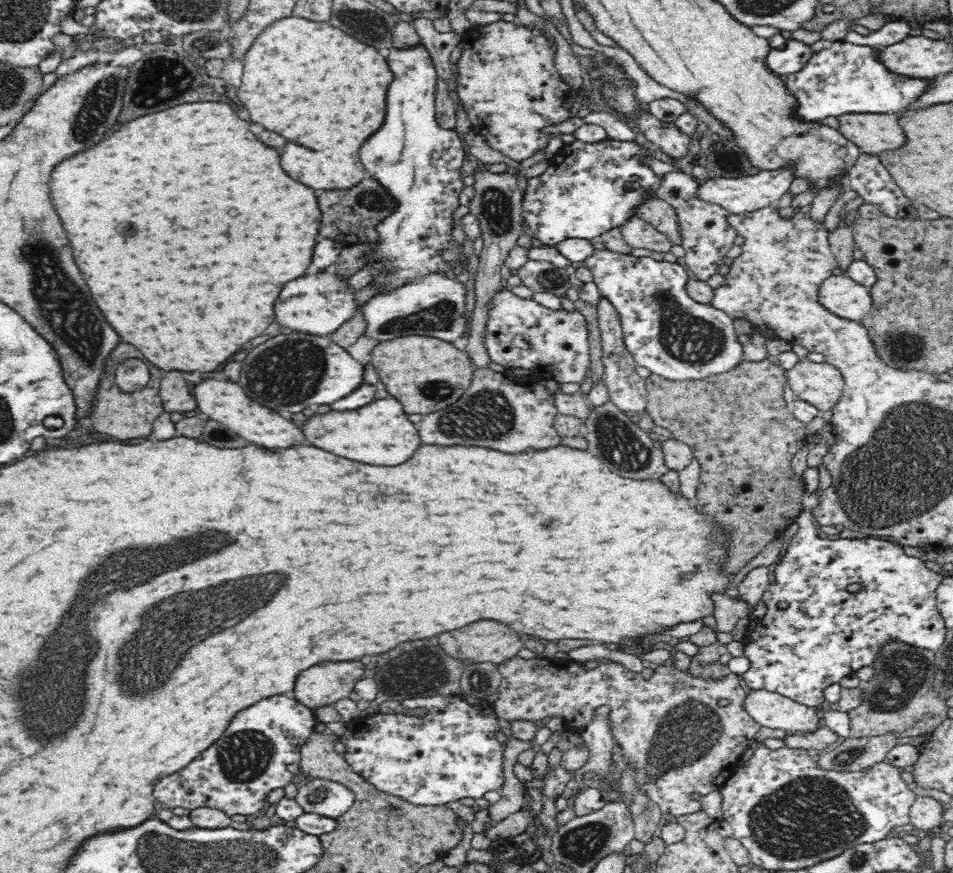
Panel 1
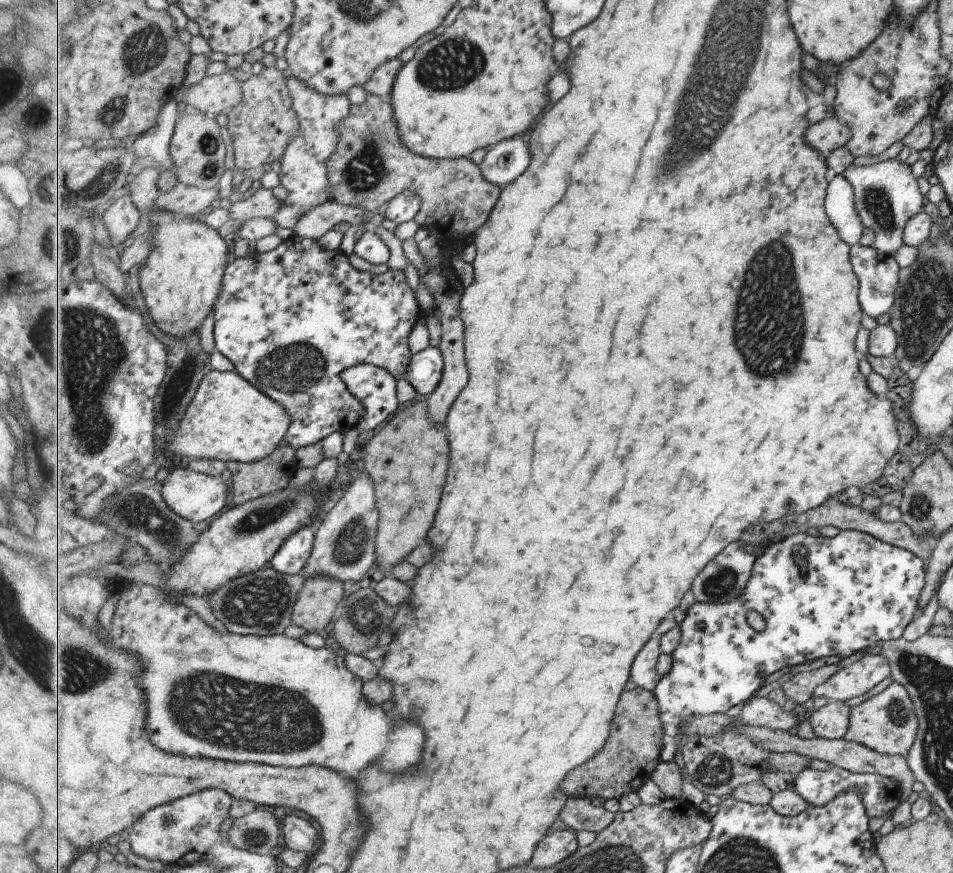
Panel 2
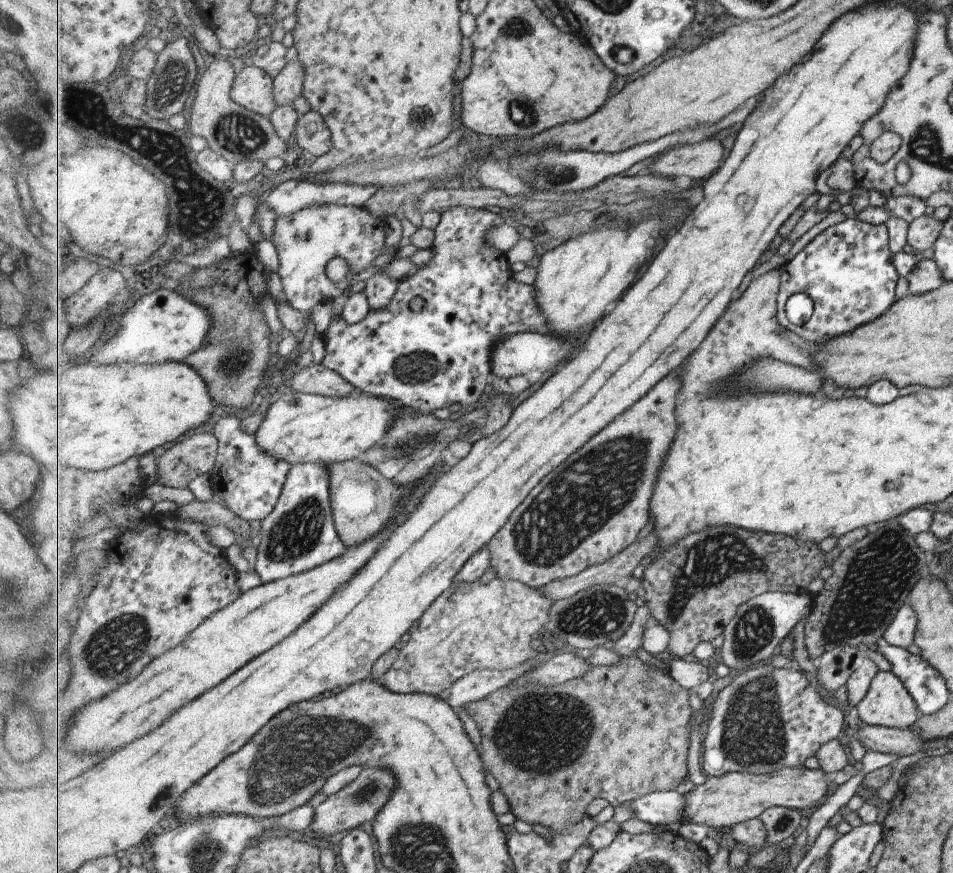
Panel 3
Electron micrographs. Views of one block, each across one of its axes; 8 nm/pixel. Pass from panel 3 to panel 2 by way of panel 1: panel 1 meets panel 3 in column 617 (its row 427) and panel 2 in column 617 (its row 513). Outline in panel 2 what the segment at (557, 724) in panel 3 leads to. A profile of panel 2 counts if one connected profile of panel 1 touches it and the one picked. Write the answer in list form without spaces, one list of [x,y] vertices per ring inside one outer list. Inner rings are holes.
[[[631,686],[623,692],[615,714],[612,735],[605,748],[595,758],[567,774],[563,780],[563,792],[567,796],[621,798],[623,794],[638,791],[663,764],[663,736],[667,734],[666,724],[660,713],[659,700],[654,693],[639,686]]]

